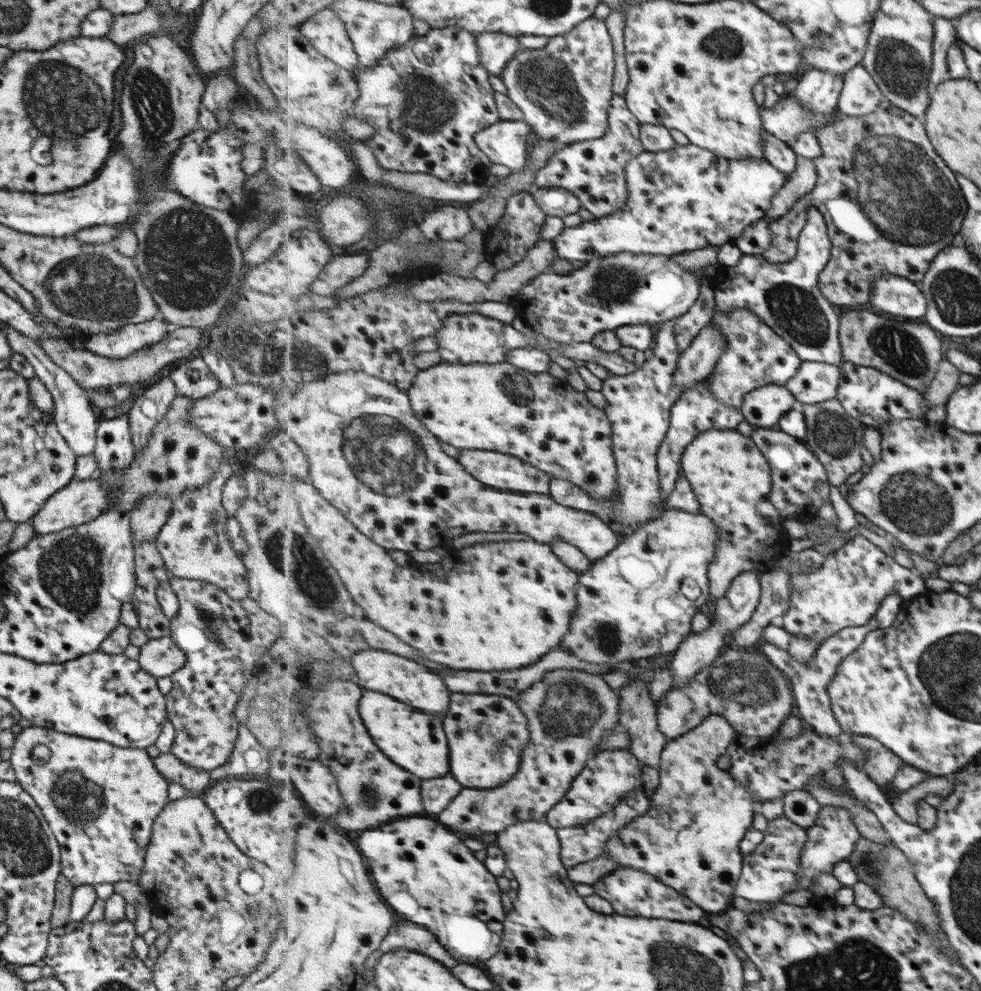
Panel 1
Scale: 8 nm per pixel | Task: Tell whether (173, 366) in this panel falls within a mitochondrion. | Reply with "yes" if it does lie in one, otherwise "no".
no

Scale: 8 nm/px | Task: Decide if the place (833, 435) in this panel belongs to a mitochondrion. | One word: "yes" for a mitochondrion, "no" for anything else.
yes

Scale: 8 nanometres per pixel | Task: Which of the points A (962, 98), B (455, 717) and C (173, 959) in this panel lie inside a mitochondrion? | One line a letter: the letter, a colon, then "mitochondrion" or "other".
A: other
B: other
C: other

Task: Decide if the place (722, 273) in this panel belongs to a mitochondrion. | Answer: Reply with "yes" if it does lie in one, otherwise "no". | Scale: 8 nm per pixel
no

